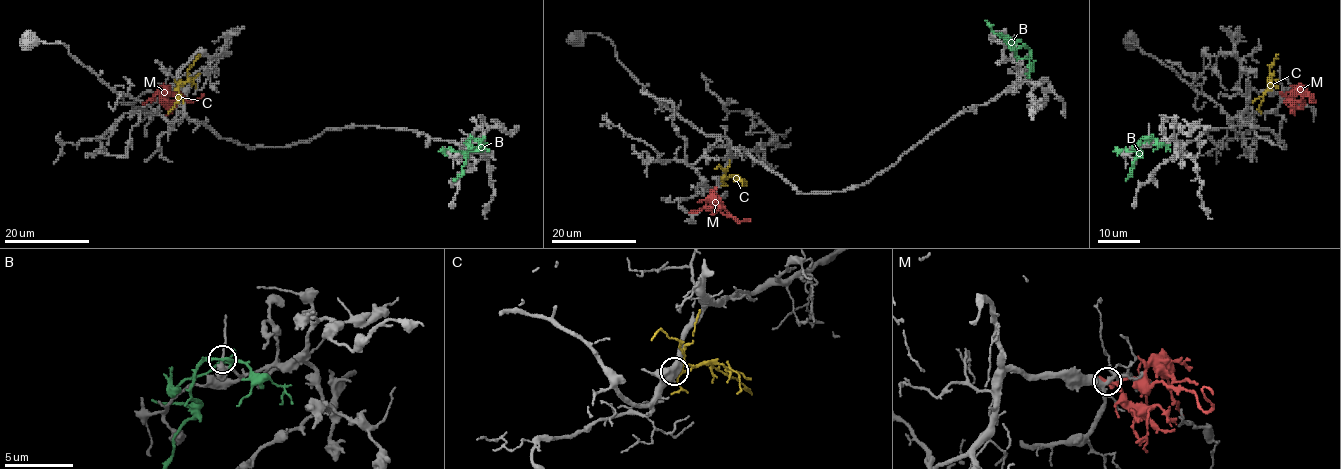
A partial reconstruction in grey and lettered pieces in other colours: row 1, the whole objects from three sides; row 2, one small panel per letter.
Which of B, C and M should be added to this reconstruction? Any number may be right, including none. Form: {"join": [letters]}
{"join": ["C"]}

